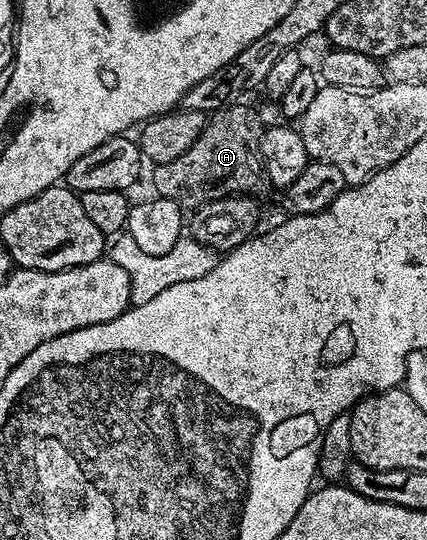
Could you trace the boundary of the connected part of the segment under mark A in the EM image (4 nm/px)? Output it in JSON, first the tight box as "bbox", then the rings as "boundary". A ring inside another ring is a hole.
{"bbox":[152,104,265,211],"boundary":[[[233,104],[215,110],[207,115],[202,136],[178,156],[178,160],[170,160],[166,164],[156,166],[153,169],[152,182],[156,185],[155,193],[166,200],[174,200],[185,211],[197,210],[199,206],[205,206],[207,202],[213,202],[219,198],[227,198],[234,194],[251,195],[260,185],[265,185],[264,165],[262,164],[262,152],[260,151],[260,137],[264,135],[265,127],[260,126],[260,118],[245,104]]]}

